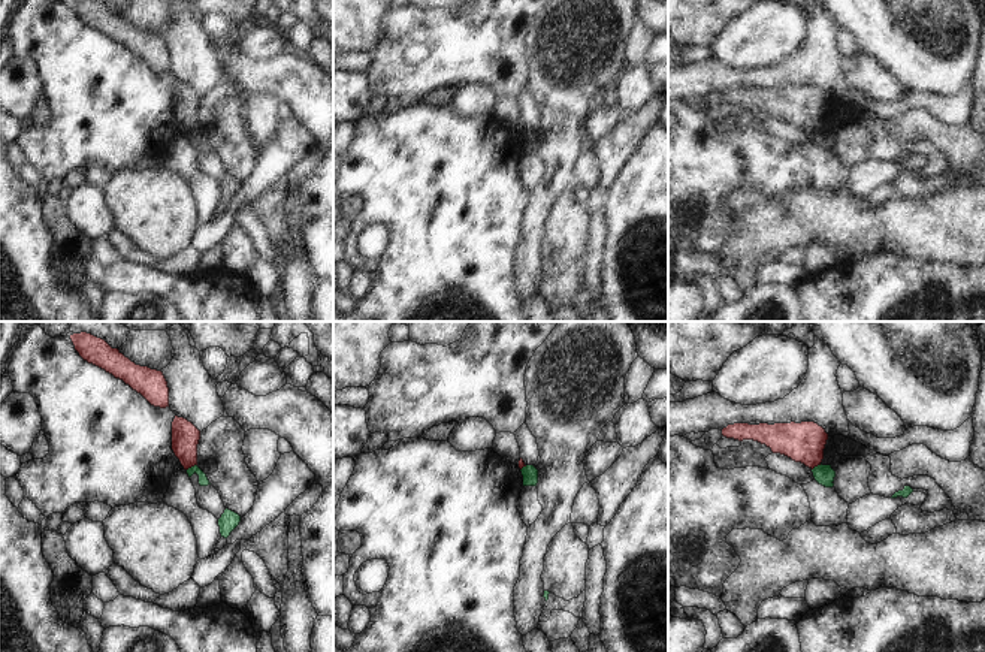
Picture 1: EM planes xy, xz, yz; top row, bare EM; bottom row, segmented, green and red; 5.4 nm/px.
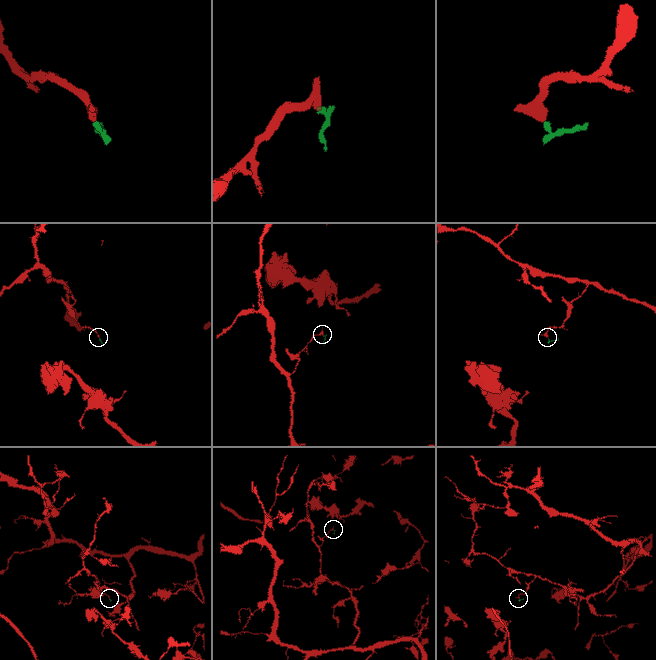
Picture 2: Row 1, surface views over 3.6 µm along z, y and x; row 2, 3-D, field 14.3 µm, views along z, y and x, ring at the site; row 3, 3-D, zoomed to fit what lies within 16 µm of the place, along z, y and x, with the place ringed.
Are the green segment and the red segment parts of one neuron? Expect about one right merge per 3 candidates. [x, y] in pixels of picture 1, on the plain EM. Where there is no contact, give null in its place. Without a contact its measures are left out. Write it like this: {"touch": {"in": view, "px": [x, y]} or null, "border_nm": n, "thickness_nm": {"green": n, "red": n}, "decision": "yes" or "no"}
{"touch": {"in": "xy", "px": [192, 132]}, "border_nm": 70, "thickness_nm": {"green": 50, "red": 150}, "decision": "no"}

